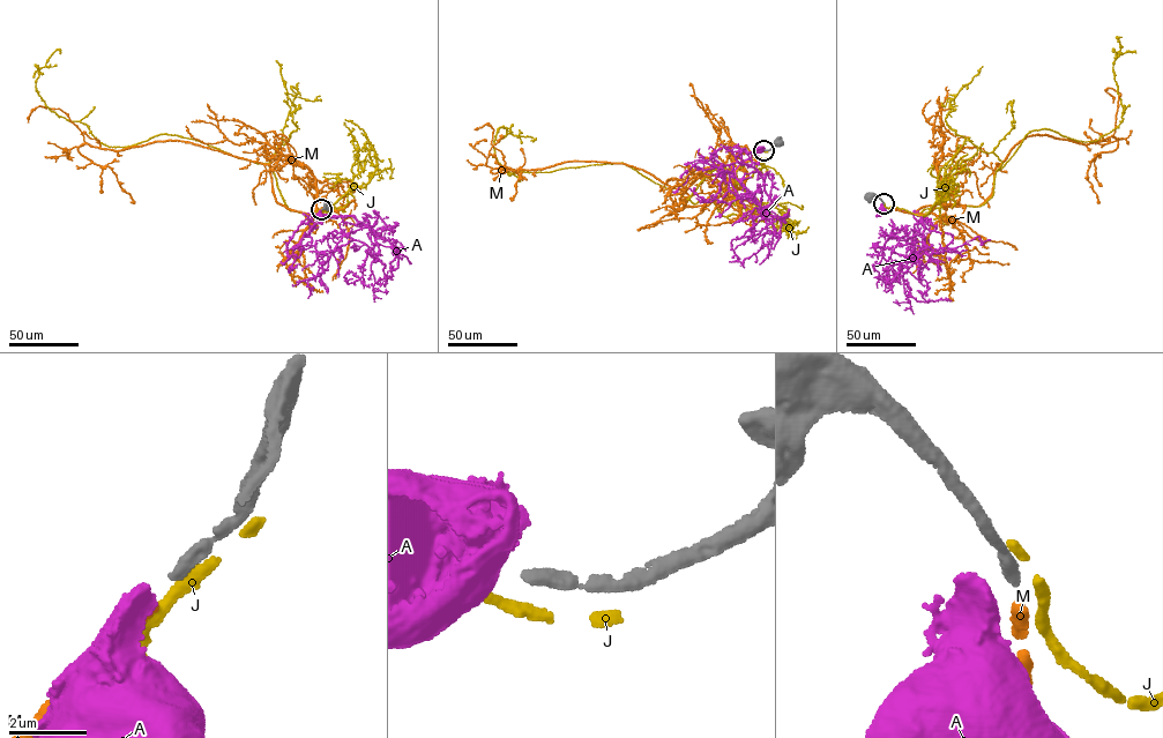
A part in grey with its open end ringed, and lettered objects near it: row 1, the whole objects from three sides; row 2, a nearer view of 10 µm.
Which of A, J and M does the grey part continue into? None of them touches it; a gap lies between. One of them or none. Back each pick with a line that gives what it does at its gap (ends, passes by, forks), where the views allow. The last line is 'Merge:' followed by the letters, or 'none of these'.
M: it ends
Merge: M

